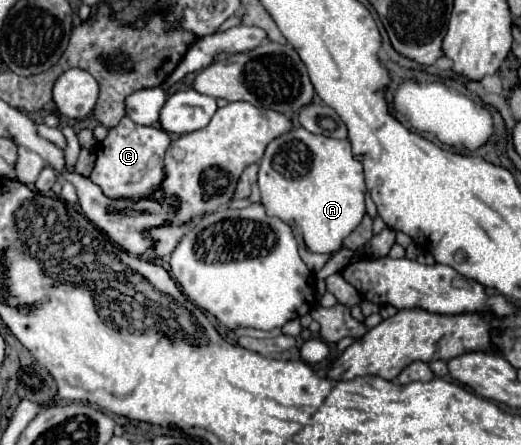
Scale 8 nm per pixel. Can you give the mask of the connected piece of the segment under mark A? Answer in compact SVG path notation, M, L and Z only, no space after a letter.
M303 127L291 129L283 137L277 137L269 143L263 161L259 165L259 189L261 203L267 209L267 215L279 217L287 225L301 229L307 251L311 253L337 253L343 245L343 239L361 223L365 215L365 177L363 165L351 153L347 139L333 139L323 135L313 135Z

